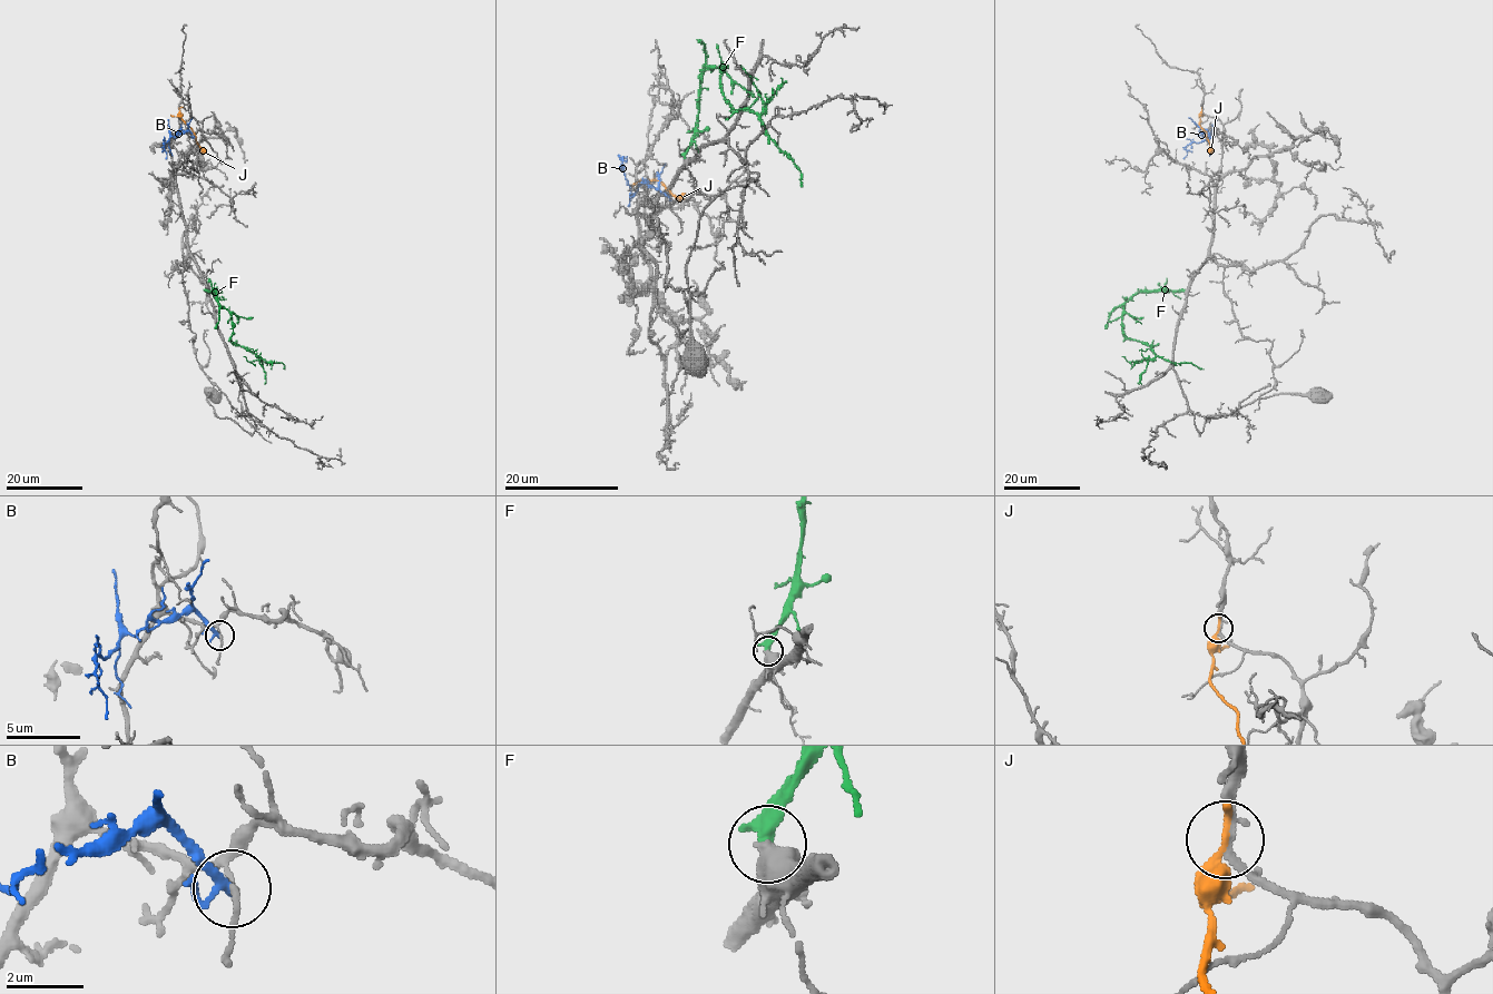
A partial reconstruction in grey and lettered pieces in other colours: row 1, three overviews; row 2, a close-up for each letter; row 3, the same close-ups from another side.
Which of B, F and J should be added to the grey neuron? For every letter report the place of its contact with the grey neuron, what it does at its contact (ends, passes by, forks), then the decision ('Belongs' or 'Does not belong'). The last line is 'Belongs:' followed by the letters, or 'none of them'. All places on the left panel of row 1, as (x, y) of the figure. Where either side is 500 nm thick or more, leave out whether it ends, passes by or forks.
B: Touches grey at (196, 137). It passes by. Does not belong
F: Touches grey at (206, 291). Does not belong
J: Touches grey at (179, 110). It passes by. Does not belong
Belongs: none of them

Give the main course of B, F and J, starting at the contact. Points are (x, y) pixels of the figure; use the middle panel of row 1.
B: (669, 197), (645, 184), (632, 194), (622, 165), (627, 156)
F: (685, 156), (696, 124), (699, 77), (722, 65), (724, 98), (760, 119), (765, 134), (801, 171), (802, 186)
J: (647, 184), (658, 180), (676, 197), (685, 195)

